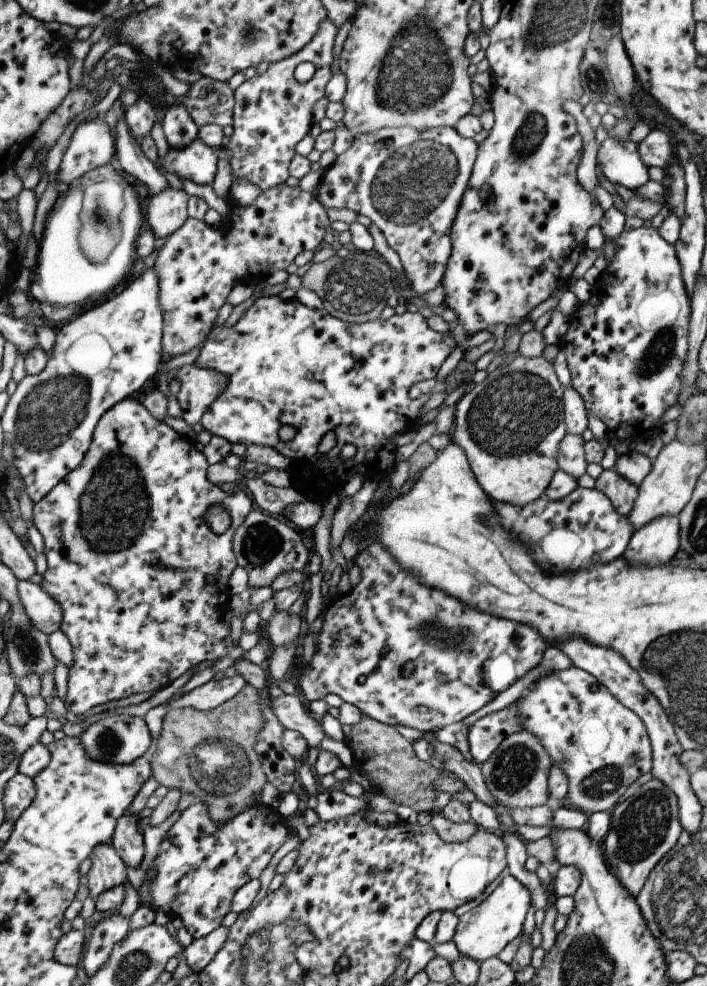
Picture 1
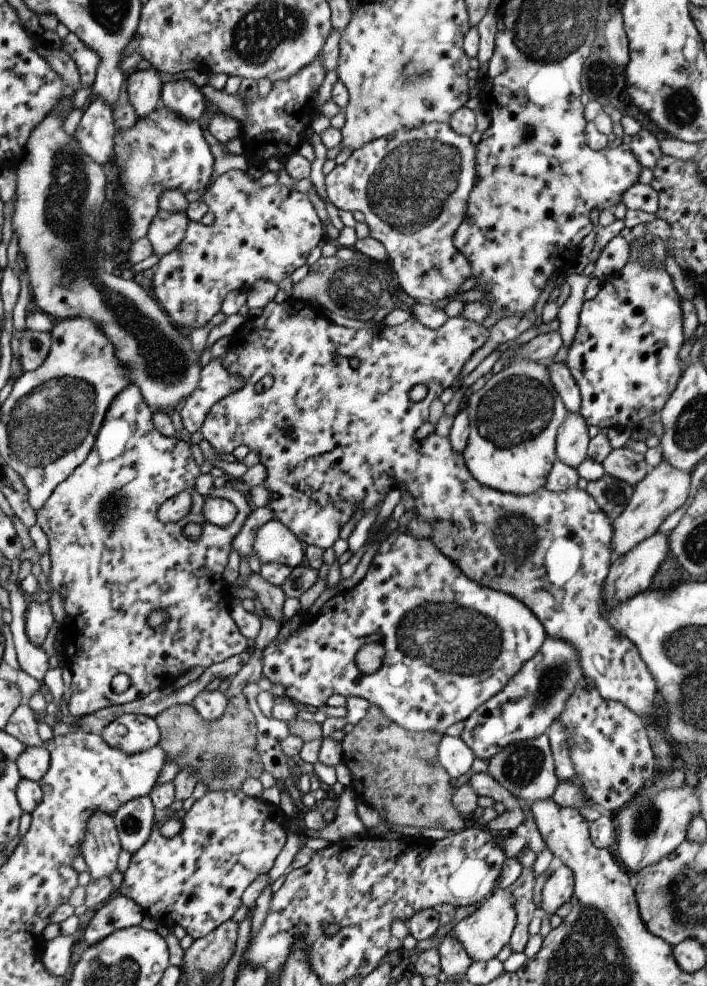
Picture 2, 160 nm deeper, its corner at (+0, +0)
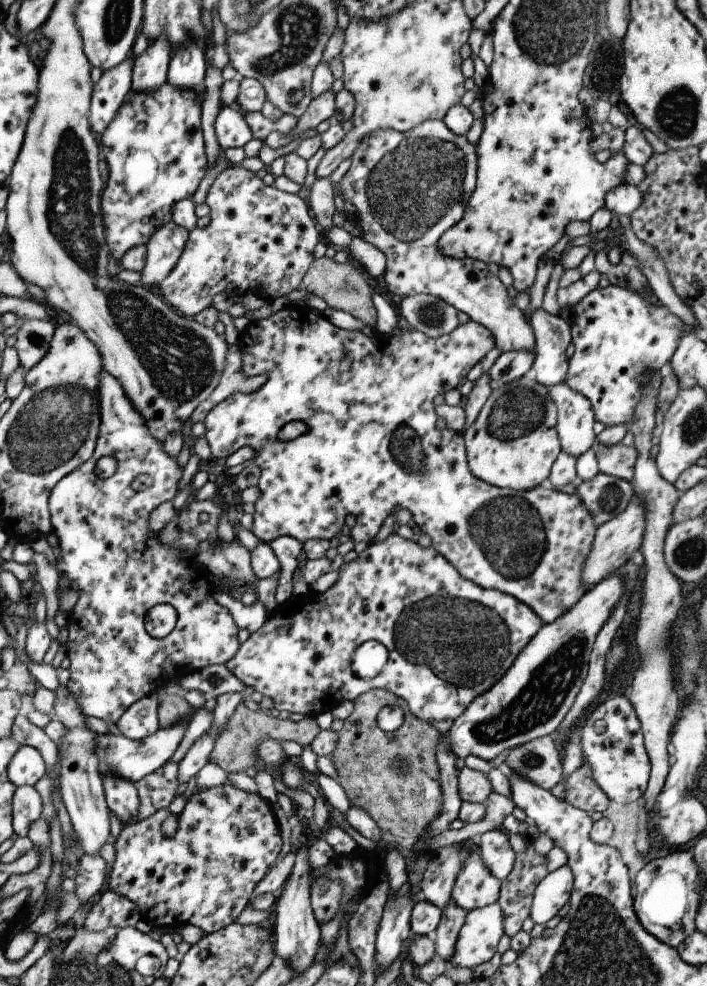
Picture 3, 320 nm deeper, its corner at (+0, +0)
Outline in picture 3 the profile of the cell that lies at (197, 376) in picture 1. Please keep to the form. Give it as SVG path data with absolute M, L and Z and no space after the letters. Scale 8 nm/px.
M229 345L228 353L226 354L225 364L222 370L222 375L218 380L217 386L213 389L213 392L192 412L192 416L189 418L193 423L202 421L205 415L214 408L216 404L224 401L225 398L233 395L233 392L237 392L245 380L242 373L242 352L237 345Z

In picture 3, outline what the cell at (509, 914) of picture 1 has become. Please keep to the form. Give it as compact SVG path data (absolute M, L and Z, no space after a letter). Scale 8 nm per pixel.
M497 902L470 910L458 930L450 966L474 969L496 953L497 941L504 934L503 915Z

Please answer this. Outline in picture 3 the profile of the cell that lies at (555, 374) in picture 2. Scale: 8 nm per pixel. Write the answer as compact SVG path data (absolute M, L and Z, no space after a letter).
M541 307L530 312L528 321L534 334L534 359L531 370L535 372L536 381L543 386L563 383L568 363L565 348L570 342L570 325L558 314L551 315Z

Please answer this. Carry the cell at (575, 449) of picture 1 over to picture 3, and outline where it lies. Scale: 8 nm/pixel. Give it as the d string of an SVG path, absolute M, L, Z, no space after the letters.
M564 382L547 385L546 391L556 408L555 430L560 450L578 457L595 442L596 436L591 429L595 420L590 402Z

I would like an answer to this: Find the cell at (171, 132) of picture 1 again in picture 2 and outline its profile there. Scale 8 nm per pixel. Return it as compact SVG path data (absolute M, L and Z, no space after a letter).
M189 79L167 80L161 90L162 103L186 121L198 120L204 112L206 98Z

